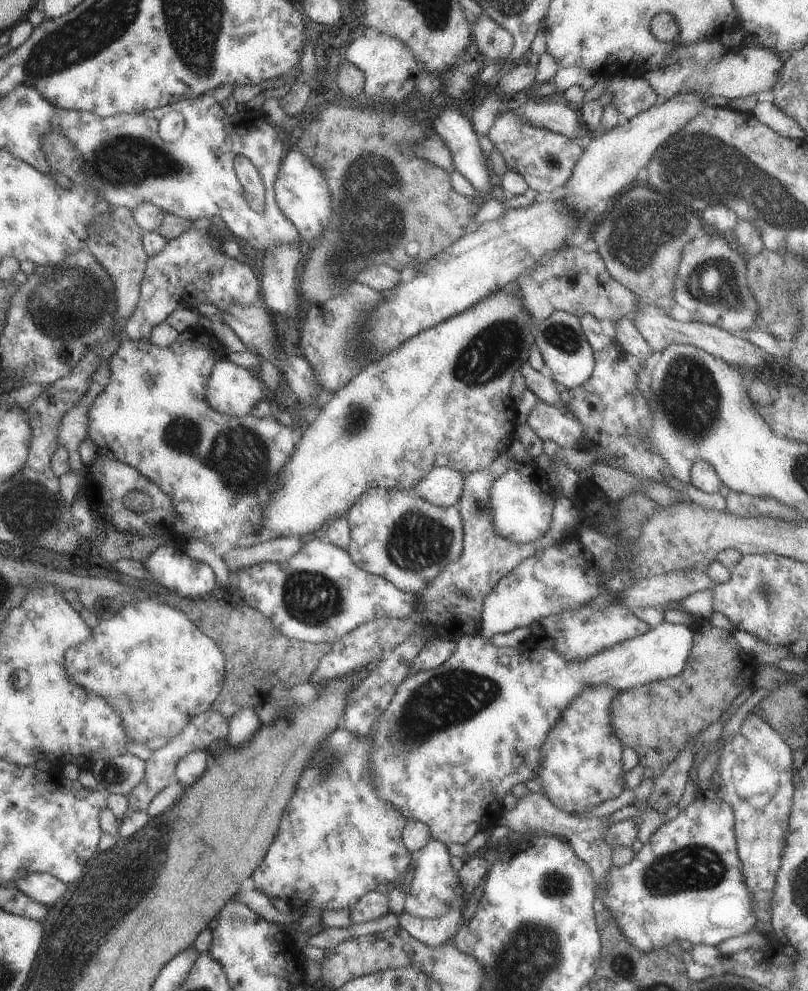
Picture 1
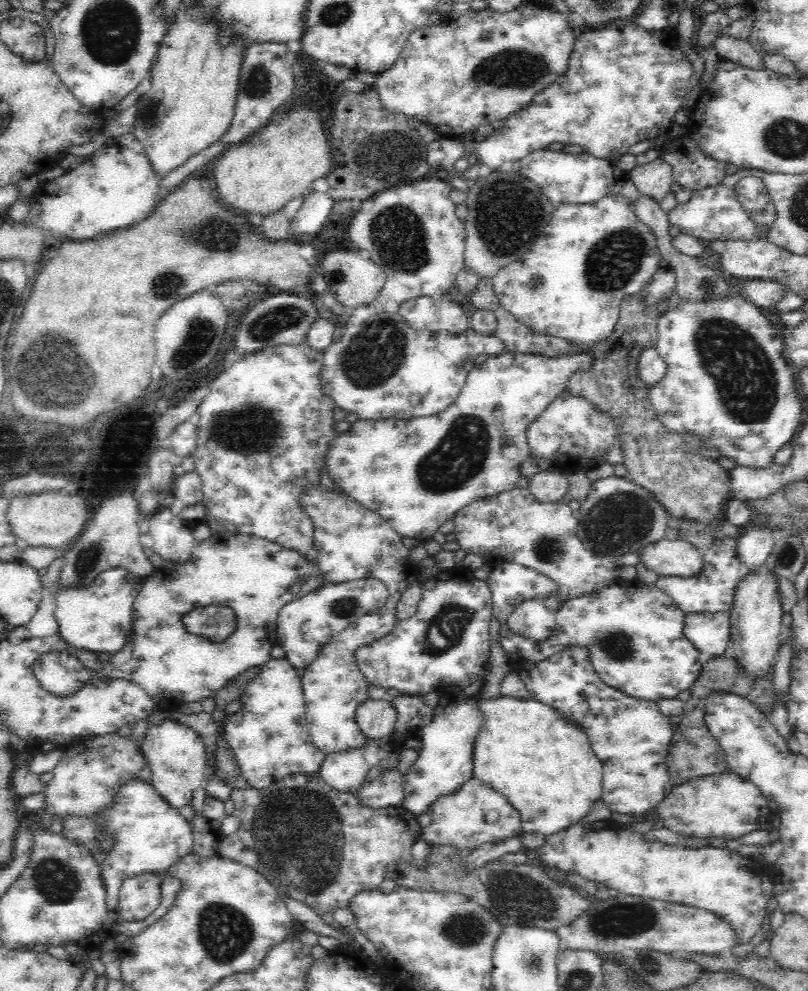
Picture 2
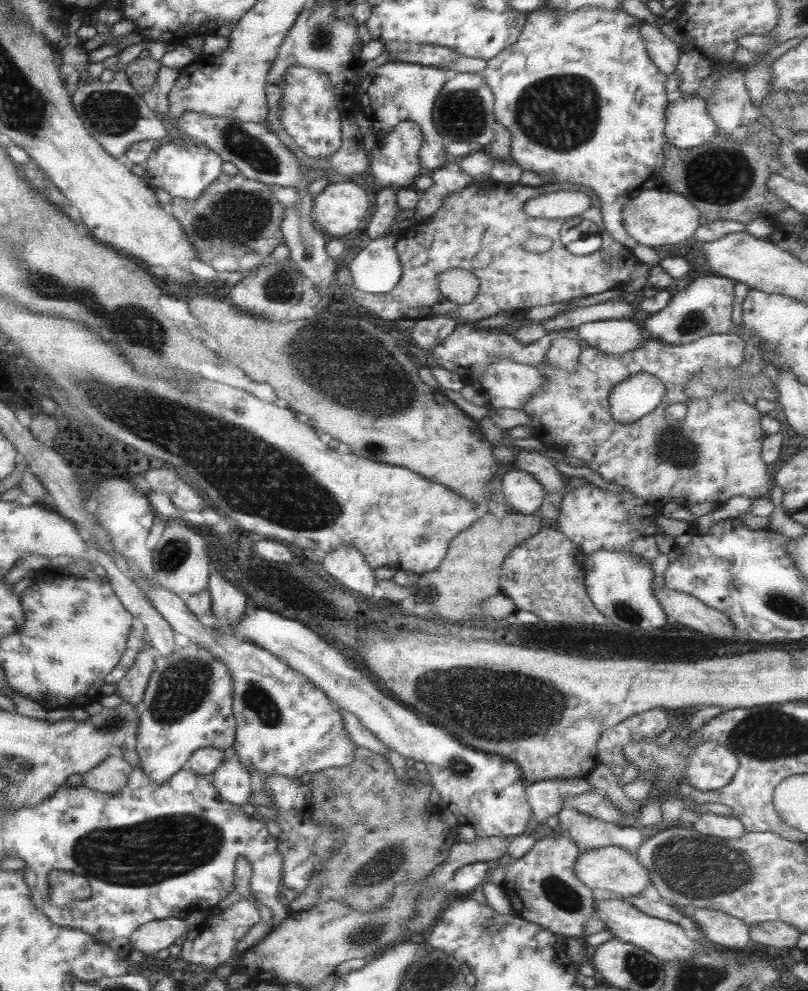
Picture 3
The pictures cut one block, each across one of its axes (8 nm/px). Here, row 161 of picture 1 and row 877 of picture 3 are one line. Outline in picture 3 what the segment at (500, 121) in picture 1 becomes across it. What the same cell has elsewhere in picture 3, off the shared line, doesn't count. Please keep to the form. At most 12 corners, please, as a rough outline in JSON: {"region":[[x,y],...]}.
{"region":[[556,830],[505,865],[513,913],[583,938],[595,899]]}

